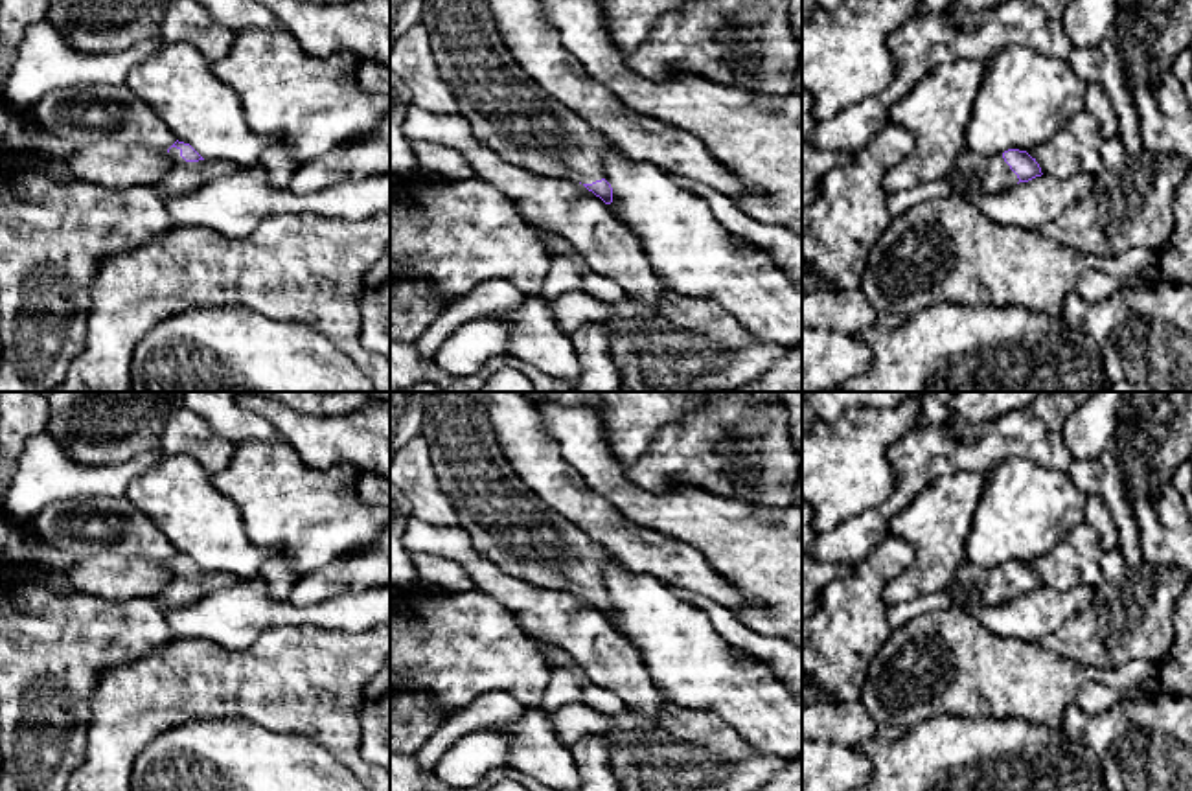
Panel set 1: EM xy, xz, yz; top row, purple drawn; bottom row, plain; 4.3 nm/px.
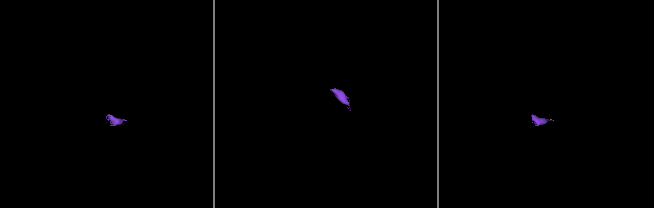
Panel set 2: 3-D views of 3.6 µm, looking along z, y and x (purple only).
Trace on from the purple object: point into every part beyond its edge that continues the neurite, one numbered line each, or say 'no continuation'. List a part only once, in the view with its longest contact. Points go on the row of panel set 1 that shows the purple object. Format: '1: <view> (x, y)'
1: xy (184, 177)

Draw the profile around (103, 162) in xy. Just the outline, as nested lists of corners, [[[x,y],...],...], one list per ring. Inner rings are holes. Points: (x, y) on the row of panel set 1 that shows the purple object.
[[[112,140],[86,142],[66,162],[77,178],[109,189],[155,188],[173,164],[167,149]]]

